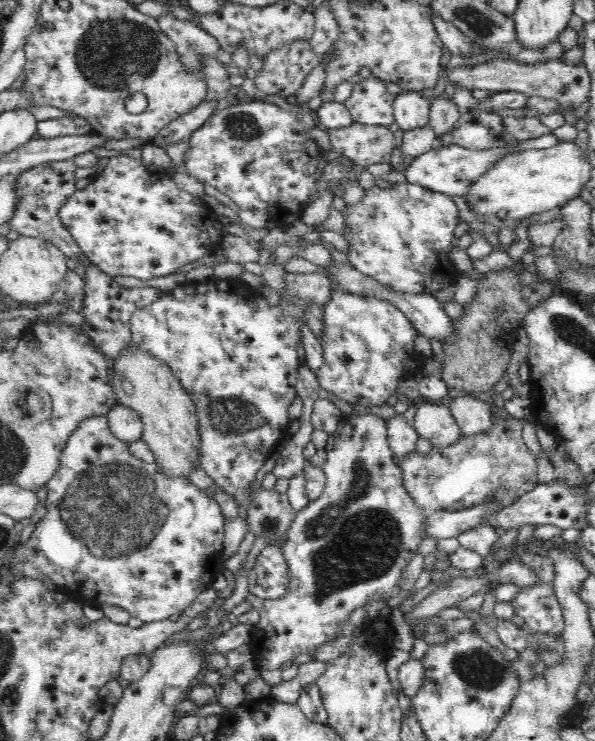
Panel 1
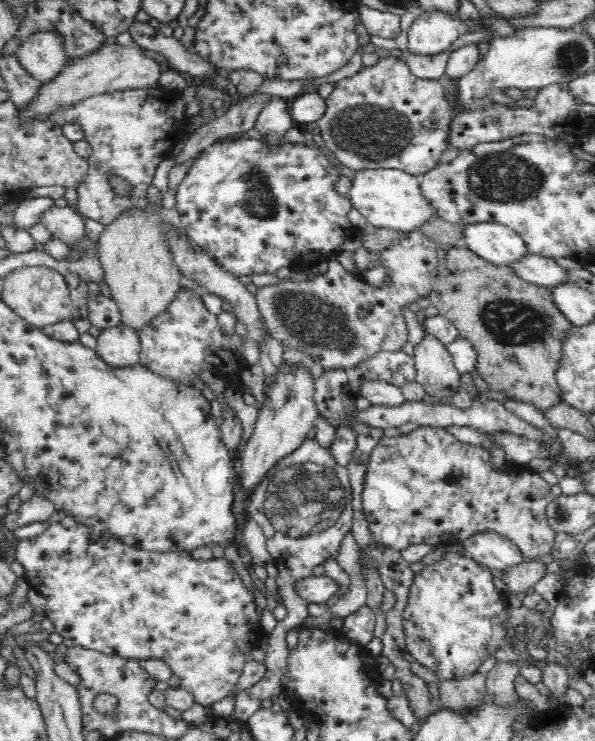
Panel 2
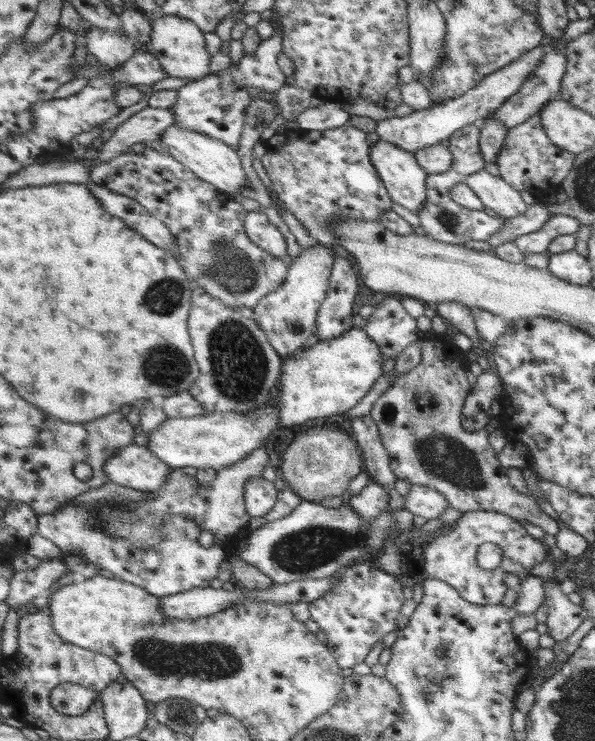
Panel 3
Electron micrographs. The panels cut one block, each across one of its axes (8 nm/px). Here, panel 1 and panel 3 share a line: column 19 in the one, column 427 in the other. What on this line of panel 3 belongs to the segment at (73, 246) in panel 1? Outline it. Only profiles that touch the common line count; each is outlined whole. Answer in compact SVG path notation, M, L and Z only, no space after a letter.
M477 124L467 126L465 130L459 130L449 140L449 150L453 154L453 170L451 170L453 178L451 178L451 174L427 176L427 180L425 180L427 202L425 202L423 210L419 212L421 228L427 232L429 238L433 238L437 242L457 244L457 246L463 246L465 240L487 240L493 232L497 232L501 228L503 218L489 218L483 210L467 210L465 206L461 206L449 198L449 188L453 186L455 178L461 180L475 170L483 170L485 160L483 160L483 154L479 152L479 128L477 128Z

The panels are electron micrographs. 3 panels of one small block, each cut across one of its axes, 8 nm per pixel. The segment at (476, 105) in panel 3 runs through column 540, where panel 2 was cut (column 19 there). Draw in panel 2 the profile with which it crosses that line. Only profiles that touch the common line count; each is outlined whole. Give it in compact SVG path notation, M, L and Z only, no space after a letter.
M36 32L28 38L20 50L16 50L16 58L22 68L42 84L52 82L68 64L64 40L56 32Z

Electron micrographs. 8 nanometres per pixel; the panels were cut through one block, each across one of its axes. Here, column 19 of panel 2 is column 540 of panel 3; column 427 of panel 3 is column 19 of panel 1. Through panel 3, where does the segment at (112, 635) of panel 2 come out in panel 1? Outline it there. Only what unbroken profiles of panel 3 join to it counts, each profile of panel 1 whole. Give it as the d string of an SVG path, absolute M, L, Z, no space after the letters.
M94 416L80 422L80 428L70 436L66 450L62 452L62 468L54 474L54 478L48 482L48 502L44 508L42 520L36 524L34 534L28 538L28 542L18 544L14 548L14 554L10 558L10 570L6 570L4 580L12 578L32 578L32 580L48 580L52 586L56 586L56 592L62 592L68 596L68 600L78 602L82 608L122 608L132 618L140 618L142 622L164 622L174 614L184 614L200 596L200 592L212 588L212 584L222 576L224 572L224 524L226 516L222 512L222 506L212 494L206 494L198 486L190 482L190 478L170 478L158 464L146 464L138 460L128 442L122 442L114 436L108 424L108 416Z

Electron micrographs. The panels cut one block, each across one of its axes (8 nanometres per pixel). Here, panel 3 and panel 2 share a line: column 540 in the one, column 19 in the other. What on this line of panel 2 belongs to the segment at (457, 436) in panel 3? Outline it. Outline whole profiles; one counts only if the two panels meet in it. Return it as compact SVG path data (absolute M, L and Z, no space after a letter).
M34 494L32 500L22 502L22 508L18 512L6 514L6 518L2 518L2 524L14 532L16 528L22 528L22 526L28 526L34 522L48 522L48 518L54 512L56 512L56 506L52 500L48 500L46 496Z

